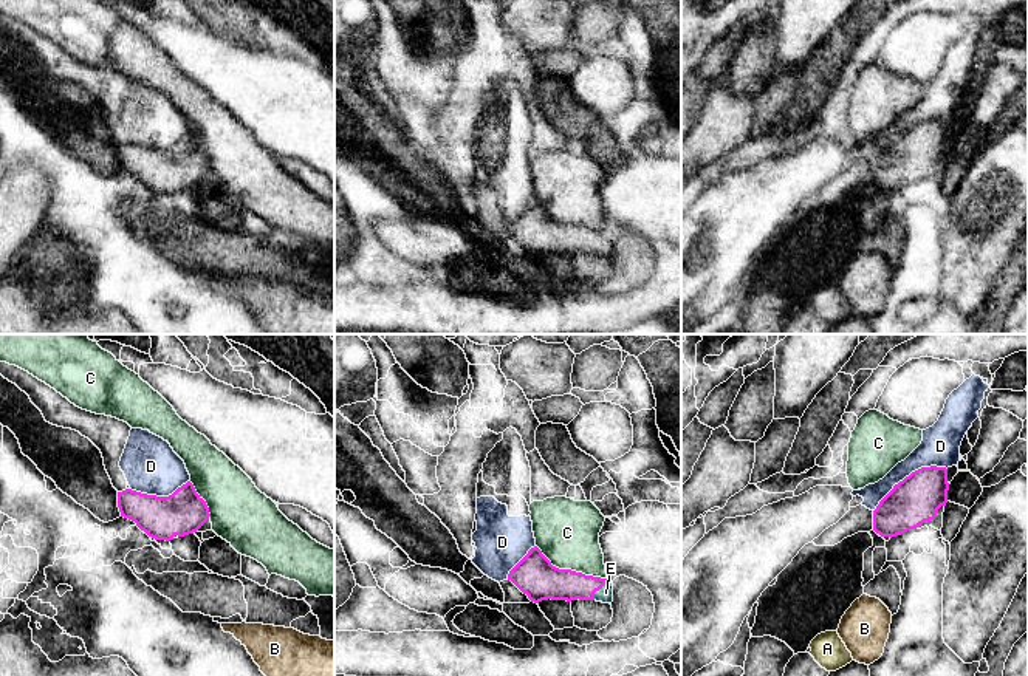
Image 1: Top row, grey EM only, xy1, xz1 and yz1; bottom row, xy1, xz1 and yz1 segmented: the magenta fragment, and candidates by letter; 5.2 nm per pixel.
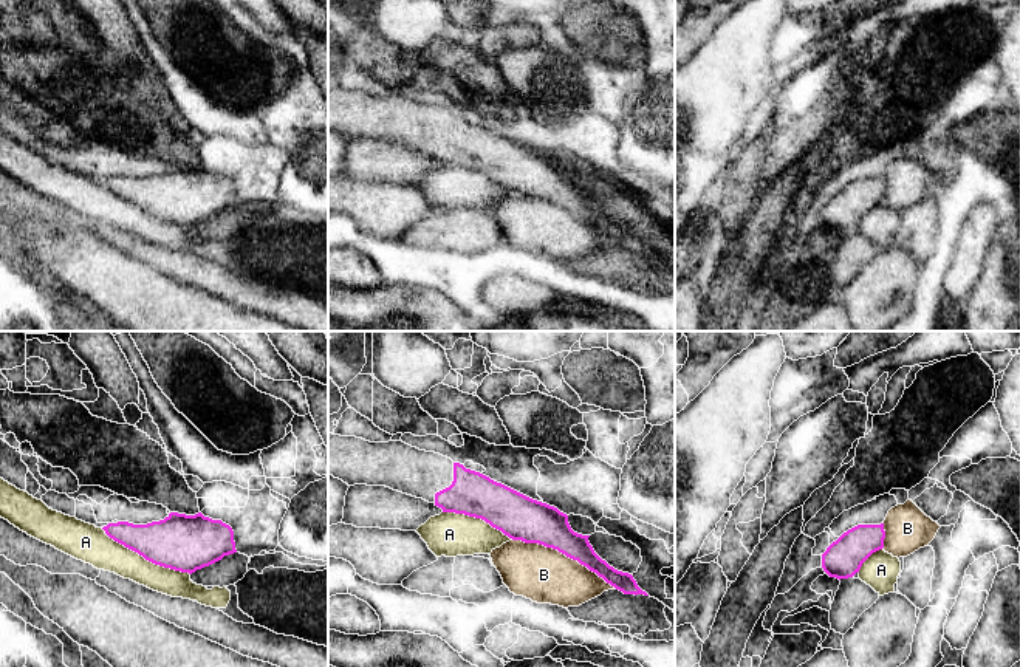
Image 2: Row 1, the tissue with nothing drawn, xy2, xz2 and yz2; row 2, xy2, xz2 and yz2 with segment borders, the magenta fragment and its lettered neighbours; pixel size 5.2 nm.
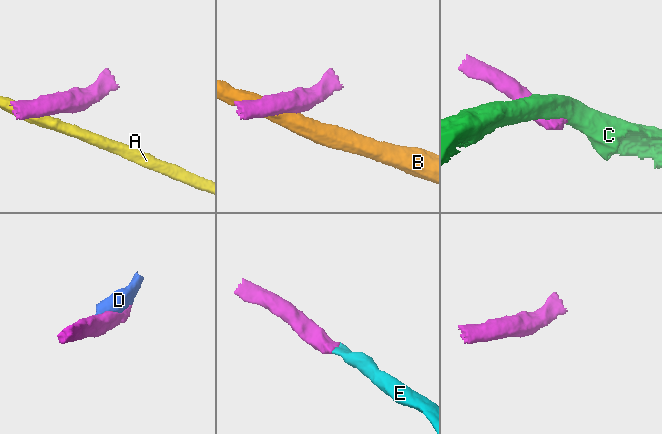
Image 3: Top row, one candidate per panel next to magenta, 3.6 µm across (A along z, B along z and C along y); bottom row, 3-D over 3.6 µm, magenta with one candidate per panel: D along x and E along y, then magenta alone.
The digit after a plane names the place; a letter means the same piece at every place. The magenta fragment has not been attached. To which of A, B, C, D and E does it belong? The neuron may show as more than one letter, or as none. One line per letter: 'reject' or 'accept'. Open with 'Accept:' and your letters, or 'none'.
Accept: E
A: reject
B: reject
C: reject
D: reject
E: accept

